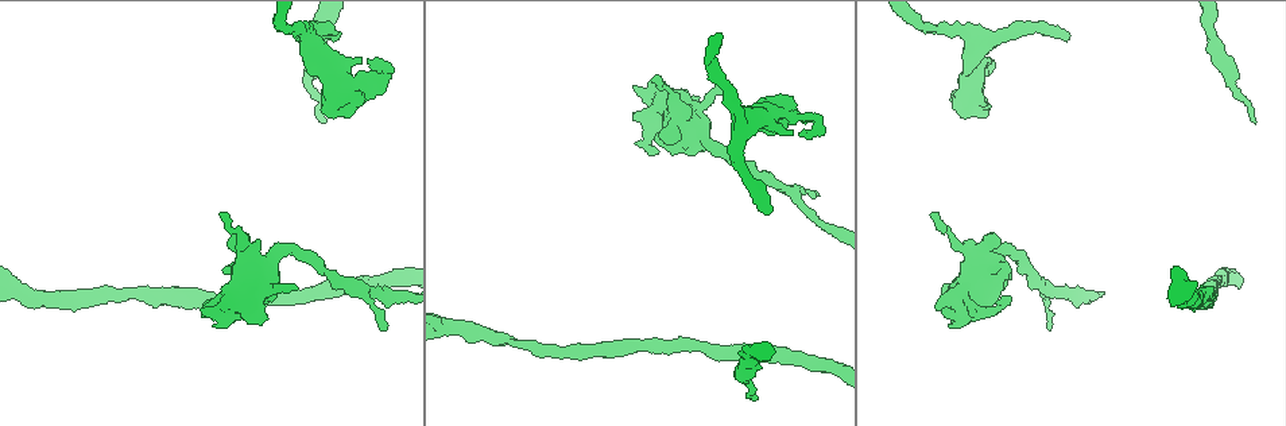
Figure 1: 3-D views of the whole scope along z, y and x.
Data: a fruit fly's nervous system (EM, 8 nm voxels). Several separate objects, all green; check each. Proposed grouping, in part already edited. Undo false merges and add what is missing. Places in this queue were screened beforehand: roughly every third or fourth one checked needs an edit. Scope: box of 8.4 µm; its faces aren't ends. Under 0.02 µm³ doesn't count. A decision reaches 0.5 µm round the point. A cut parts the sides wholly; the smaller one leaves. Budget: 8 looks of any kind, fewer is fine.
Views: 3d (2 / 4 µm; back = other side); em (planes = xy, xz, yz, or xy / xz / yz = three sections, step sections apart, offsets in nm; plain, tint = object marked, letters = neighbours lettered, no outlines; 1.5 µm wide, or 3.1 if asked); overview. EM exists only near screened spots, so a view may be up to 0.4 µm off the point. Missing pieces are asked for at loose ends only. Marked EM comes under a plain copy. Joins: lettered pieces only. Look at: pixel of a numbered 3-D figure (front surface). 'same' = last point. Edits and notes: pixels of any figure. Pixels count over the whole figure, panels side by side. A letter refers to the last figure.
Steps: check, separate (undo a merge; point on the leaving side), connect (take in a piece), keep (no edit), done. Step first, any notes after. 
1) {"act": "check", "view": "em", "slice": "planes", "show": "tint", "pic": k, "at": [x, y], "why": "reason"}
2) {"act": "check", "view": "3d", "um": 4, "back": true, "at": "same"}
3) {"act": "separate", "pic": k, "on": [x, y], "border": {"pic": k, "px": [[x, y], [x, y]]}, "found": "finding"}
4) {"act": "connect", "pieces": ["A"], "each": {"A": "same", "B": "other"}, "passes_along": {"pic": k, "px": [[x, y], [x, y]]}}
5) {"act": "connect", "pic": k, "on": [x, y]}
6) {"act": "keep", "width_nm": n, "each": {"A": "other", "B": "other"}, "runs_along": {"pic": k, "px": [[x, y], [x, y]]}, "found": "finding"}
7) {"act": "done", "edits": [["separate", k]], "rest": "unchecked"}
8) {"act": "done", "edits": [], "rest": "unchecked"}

{"act": "check", "view": "em", "um": 3.1, "slice": "planes", "show": "letters", "pic": 1, "at": [279, 250]}

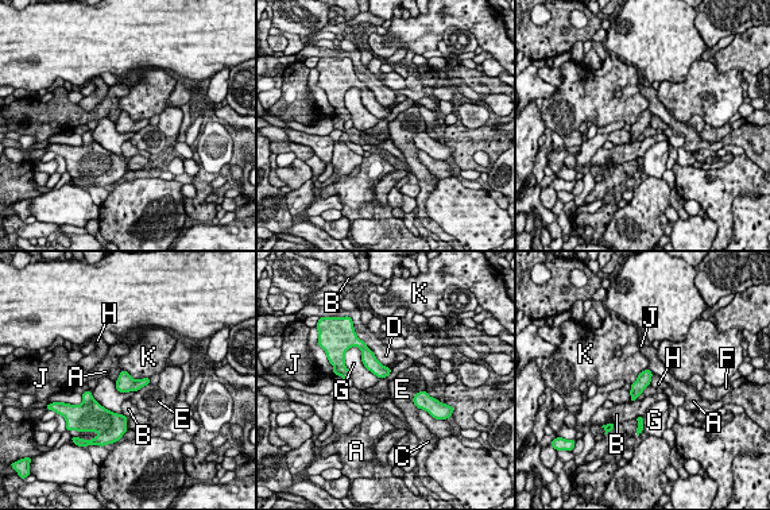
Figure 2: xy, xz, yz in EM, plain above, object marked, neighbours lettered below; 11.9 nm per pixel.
{"act": "keep", "each": {"A": "other", "B": "other", "C": "other", "D": "other", "E": "other", "F": "other", "G": "other", "H": "other", "J": "other", "K": "other"}, "border": {"pic": 2, "px": [[653, 374], [649, 383]]}, "found": "one neuron here"}

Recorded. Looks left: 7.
{"act": "check", "view": "3d", "um": 4, "back": true, "pic": 1, "at": [337, 38], "why": "free end"}

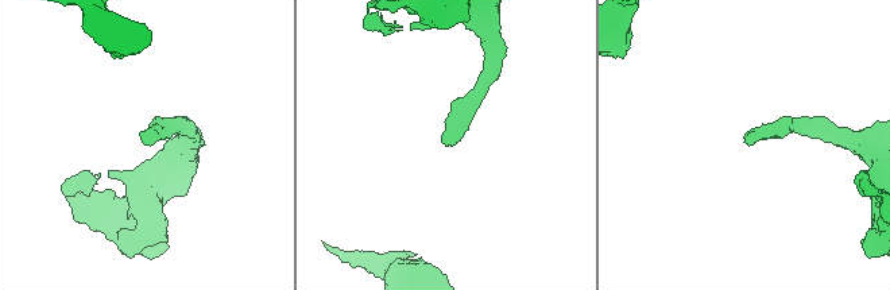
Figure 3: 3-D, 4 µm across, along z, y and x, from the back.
{"act": "check", "view": "em", "slice": "planes", "show": "letters", "pic": 3, "at": [145, 142], "why": "shape alone is not enough"}

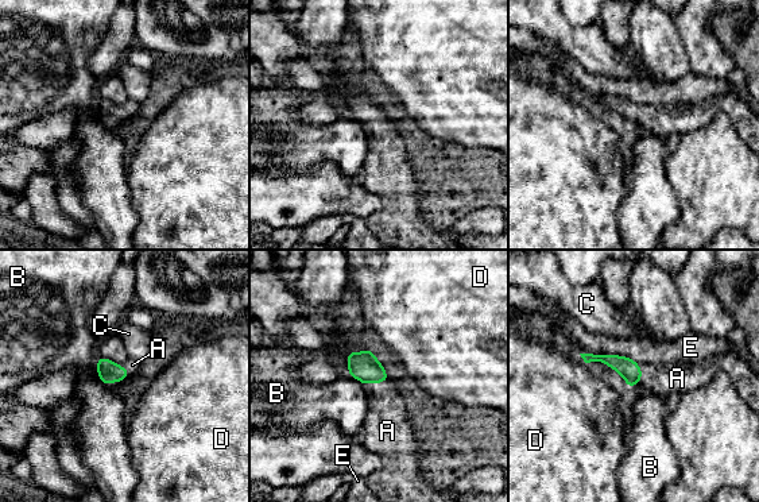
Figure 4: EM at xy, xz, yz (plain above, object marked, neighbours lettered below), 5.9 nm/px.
{"act": "connect", "pieces": ["A"], "each": {"A": "same", "B": "other", "C": "other", "D": "other", "E": "other"}, "passes_along": {"pic": 4, "px": [[109, 371], [119, 381], [132, 365]]}, "found": "the neuron continues"}

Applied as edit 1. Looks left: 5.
{"act": "check", "view": "3d", "um": 4, "back": true, "pic": 1, "at": [1257, 122], "why": "branch stops here"}

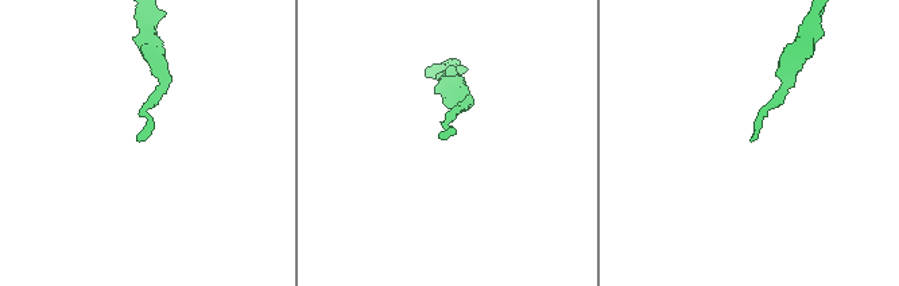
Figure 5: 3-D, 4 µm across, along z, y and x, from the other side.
{"act": "check", "view": "em", "slice": "xz", "step": 4, "show": "tint", "pic": 5, "at": [751, 142]}

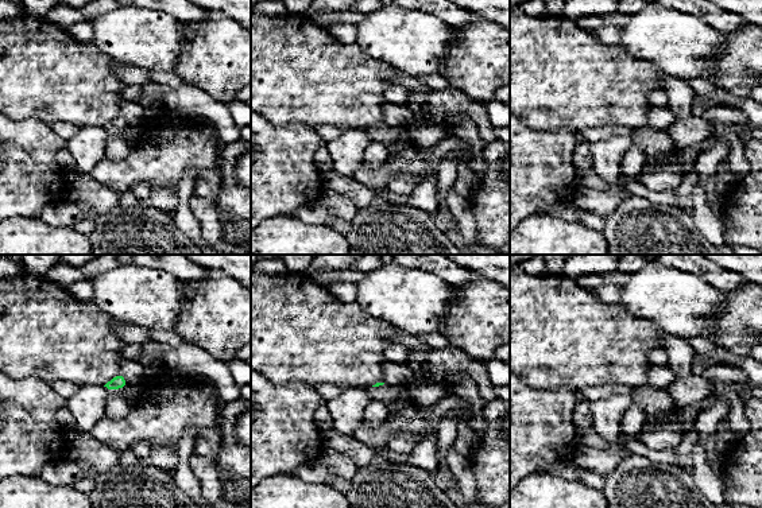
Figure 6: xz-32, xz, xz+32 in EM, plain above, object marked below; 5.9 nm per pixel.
{"act": "check", "view": "em", "slice": "planes", "show": "letters", "at": "same"}

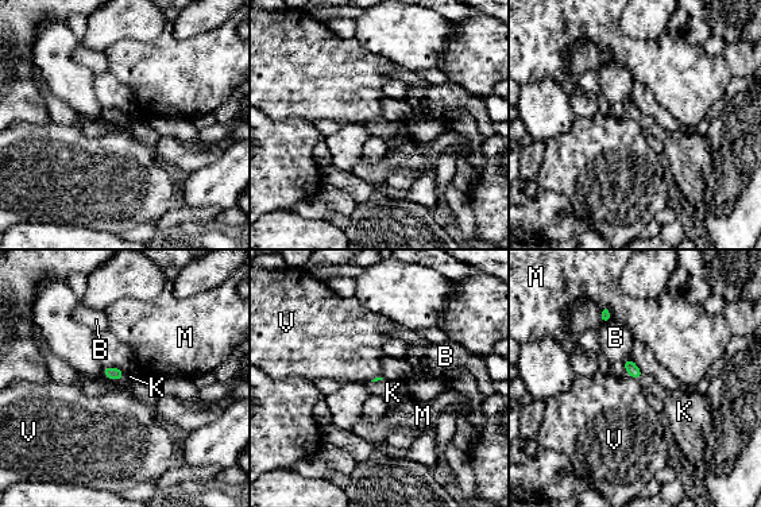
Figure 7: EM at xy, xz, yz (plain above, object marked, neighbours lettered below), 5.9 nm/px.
{"act": "connect", "pieces": ["K"], "longest_contact_nm": ["V", 90], "each": {"B": "other", "K": "same", "M": "other", "V": "other"}, "found": "the neuron continues"}

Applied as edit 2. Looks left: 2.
{"act": "done", "edits": [["connect", 4], ["connect", 7]], "rest": "unchecked"}

